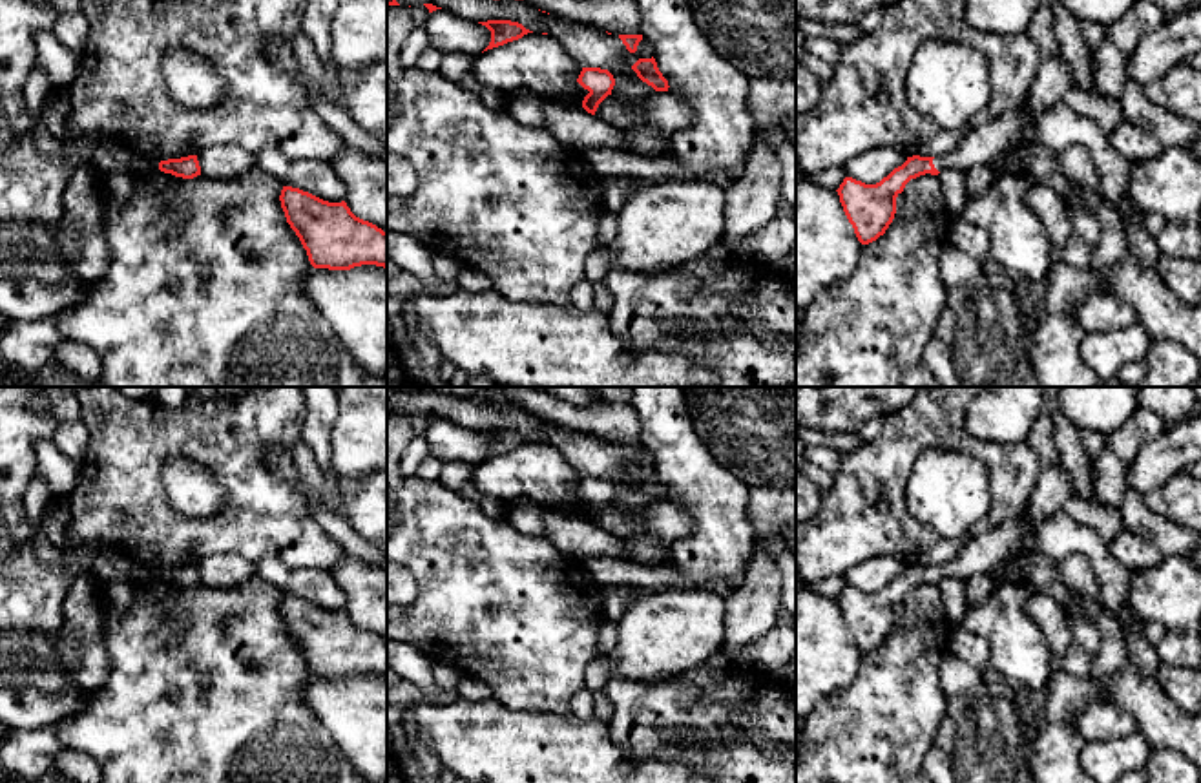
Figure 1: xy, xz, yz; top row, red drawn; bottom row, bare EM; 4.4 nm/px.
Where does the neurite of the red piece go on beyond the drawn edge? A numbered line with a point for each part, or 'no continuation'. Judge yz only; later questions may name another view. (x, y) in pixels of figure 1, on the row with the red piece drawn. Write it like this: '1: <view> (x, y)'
1: yz (1057, 128)

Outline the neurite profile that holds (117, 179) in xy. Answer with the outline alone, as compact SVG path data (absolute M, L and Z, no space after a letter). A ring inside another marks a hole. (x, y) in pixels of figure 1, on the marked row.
M68 88L53 89L42 106L42 120L46 128L60 141L71 141L77 150L93 164L99 173L100 186L115 203L126 203L135 188L133 172L111 157L106 150L97 148L95 141L86 141L68 130L69 91Z

